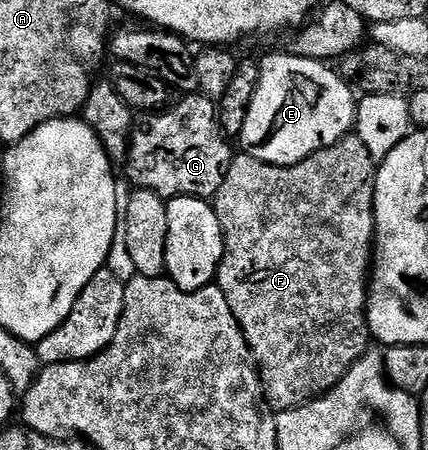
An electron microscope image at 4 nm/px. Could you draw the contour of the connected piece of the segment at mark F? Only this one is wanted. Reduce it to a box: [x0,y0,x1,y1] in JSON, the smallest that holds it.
[211,135,378,411]

